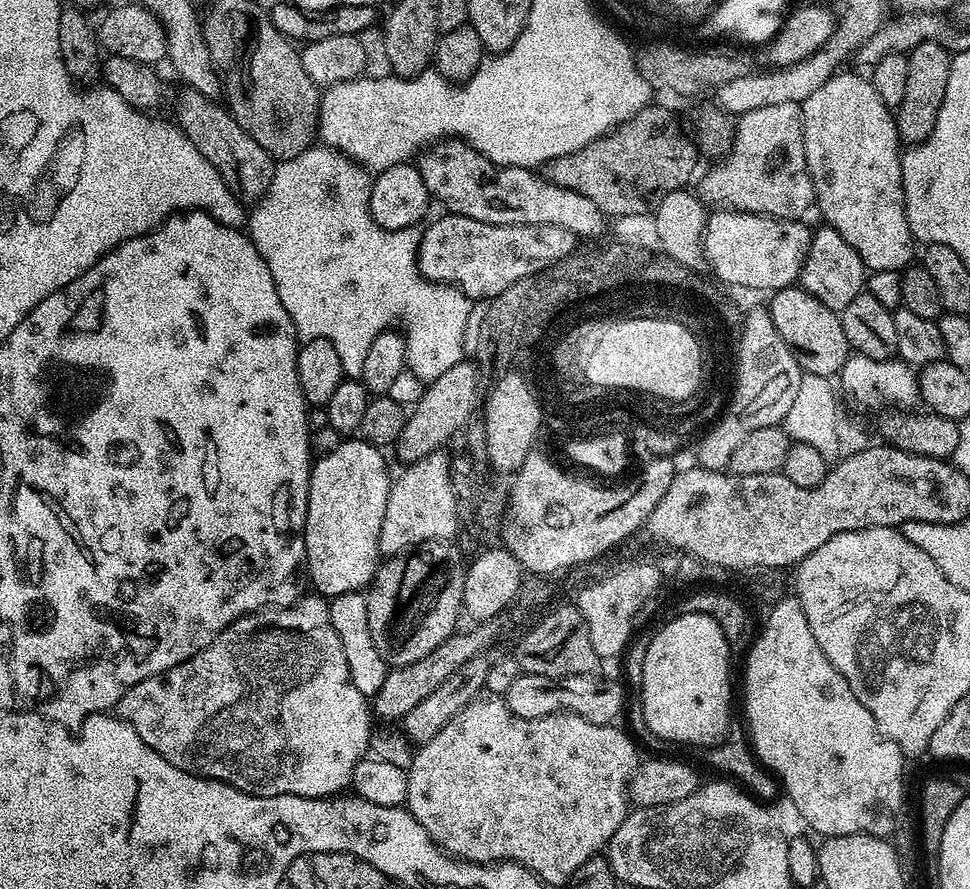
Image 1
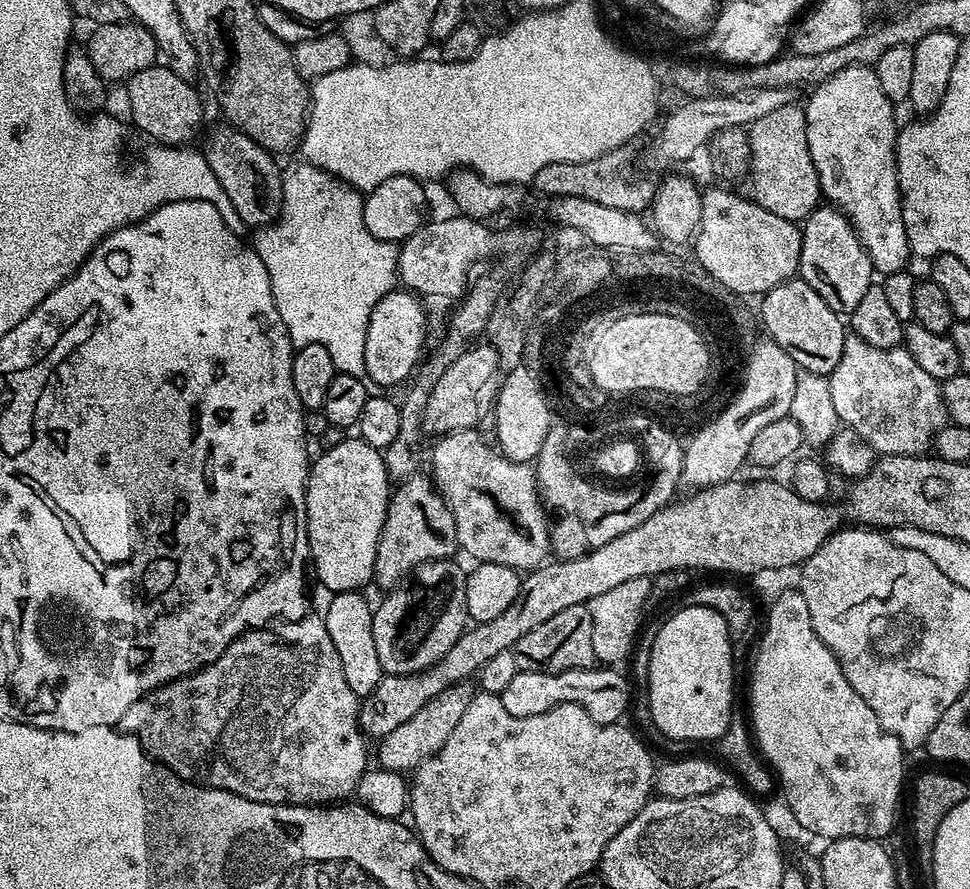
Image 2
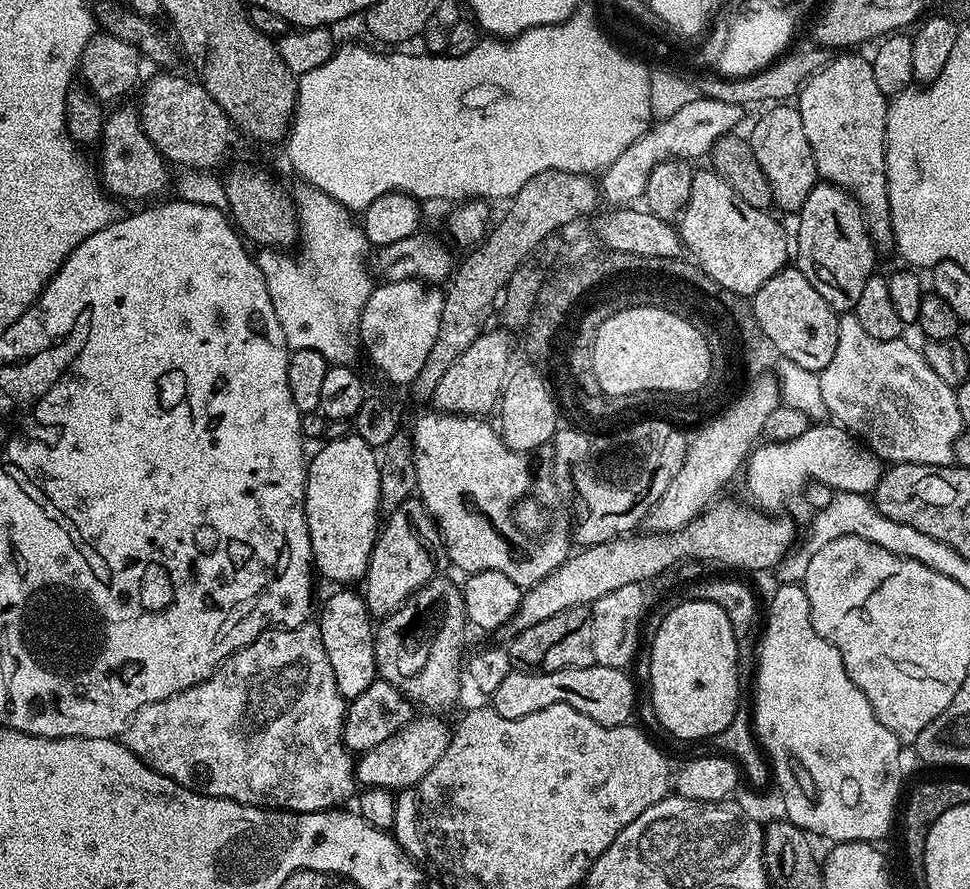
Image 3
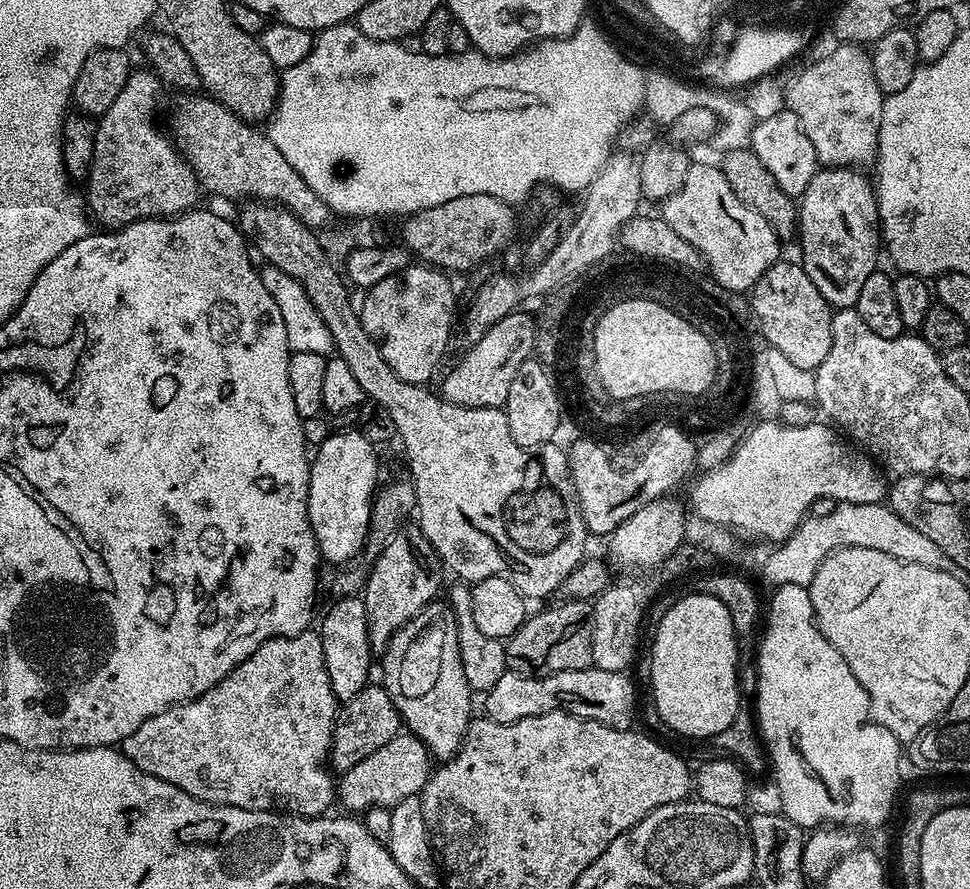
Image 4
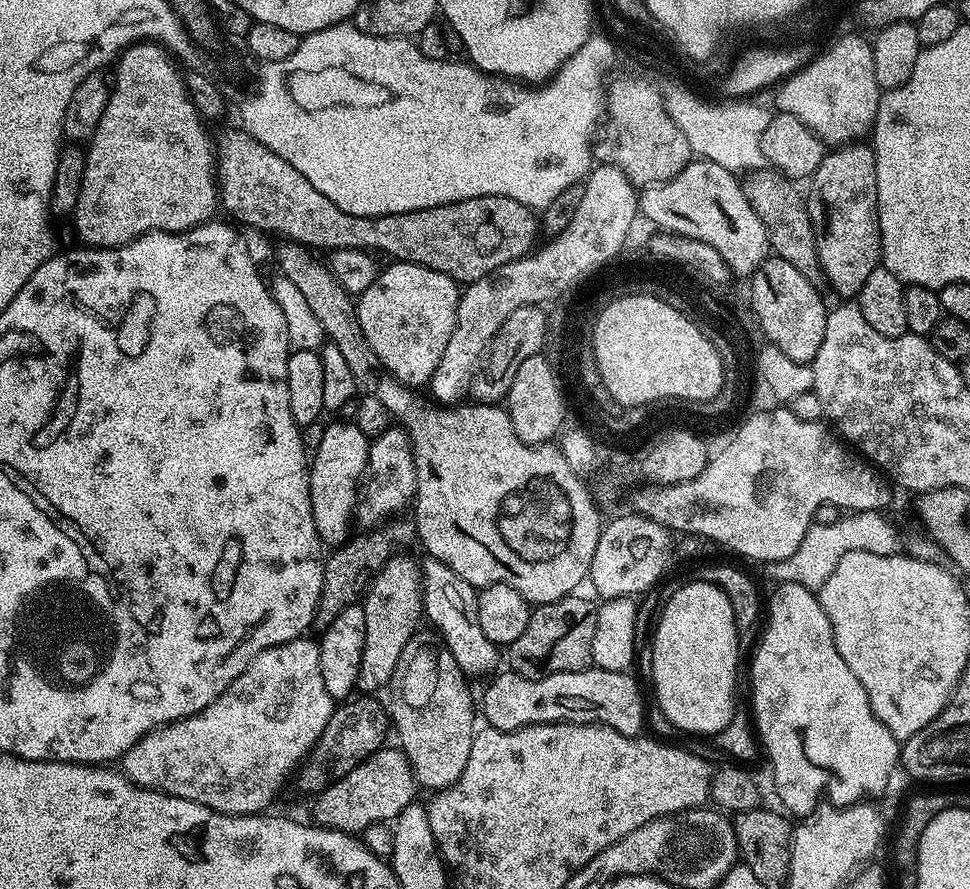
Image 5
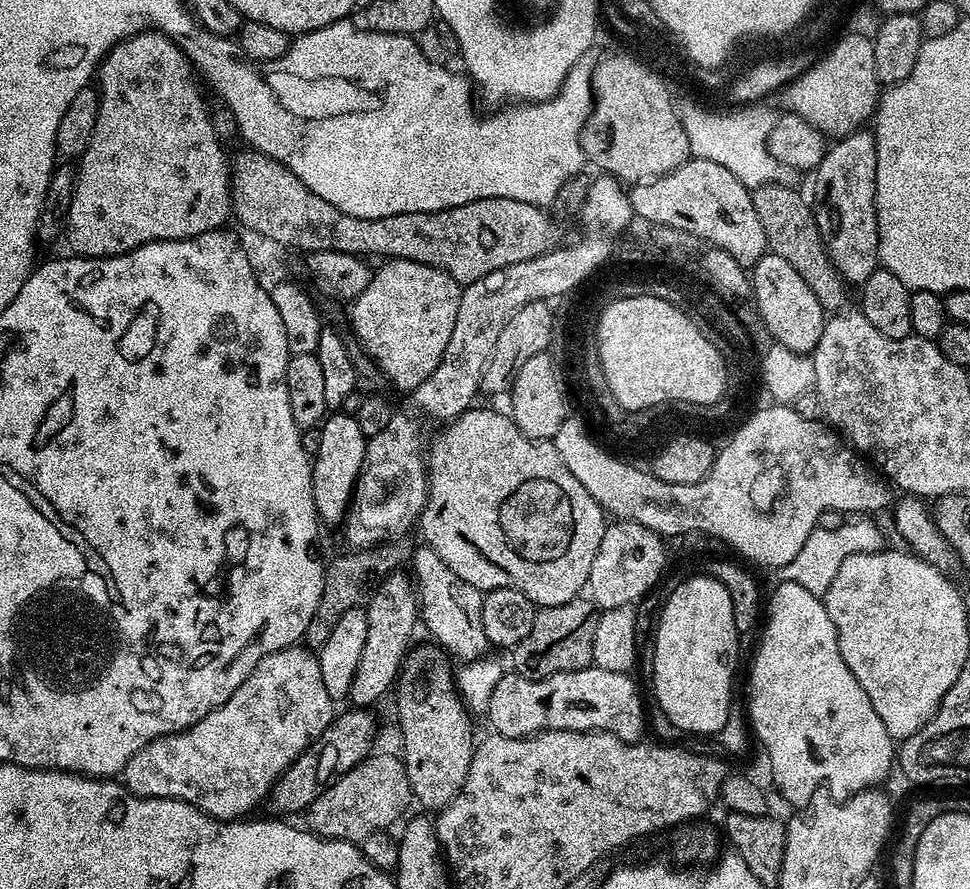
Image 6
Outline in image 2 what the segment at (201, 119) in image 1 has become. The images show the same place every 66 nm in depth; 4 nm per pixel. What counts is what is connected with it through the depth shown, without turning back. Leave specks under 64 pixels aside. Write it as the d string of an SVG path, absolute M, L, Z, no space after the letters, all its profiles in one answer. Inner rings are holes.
M231 126L223 127L214 129L202 145L204 157L210 170L214 170L214 178L218 178L218 186L226 190L226 198L230 198L234 210L238 210L238 218L242 218L249 229L263 228L280 215L284 181L281 165L276 165L277 157L258 146L254 138Z

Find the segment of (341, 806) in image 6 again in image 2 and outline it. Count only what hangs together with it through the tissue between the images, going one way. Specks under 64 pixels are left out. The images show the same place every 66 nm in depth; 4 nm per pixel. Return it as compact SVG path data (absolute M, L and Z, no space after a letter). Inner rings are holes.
M461 682L442 690L442 694L430 698L430 702L426 702L426 706L418 710L418 714L413 714L407 722L402 722L398 730L390 730L390 734L382 737L379 741L379 767L385 768L387 772L408 774L419 768L423 760L430 759L438 750L442 750L446 738L450 738L454 726L458 726L459 720L462 719L466 706L470 706L474 695L473 685L472 688L470 685L471 683Z

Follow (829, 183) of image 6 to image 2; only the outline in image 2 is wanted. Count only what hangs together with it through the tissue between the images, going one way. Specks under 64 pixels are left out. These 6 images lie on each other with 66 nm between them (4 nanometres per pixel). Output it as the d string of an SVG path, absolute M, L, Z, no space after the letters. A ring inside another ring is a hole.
M818 206L802 222L802 250L800 251L799 279L806 281L818 294L822 294L822 302L830 306L830 310L841 314L851 314L854 306L862 302L868 288L873 287L874 269L862 242L852 231L852 224L834 206Z

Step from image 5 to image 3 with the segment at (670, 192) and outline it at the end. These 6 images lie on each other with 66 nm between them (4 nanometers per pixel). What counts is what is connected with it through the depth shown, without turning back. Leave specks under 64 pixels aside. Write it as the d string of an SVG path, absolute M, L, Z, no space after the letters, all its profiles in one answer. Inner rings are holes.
M711 170L697 171L692 178L690 198L684 211L678 217L680 243L684 245L687 255L698 265L709 281L718 287L725 288L725 293L737 297L751 298L760 287L774 274L778 274L790 260L790 236L784 233L784 228L772 217L771 211L750 206L750 202L742 202L738 194L721 176Z

